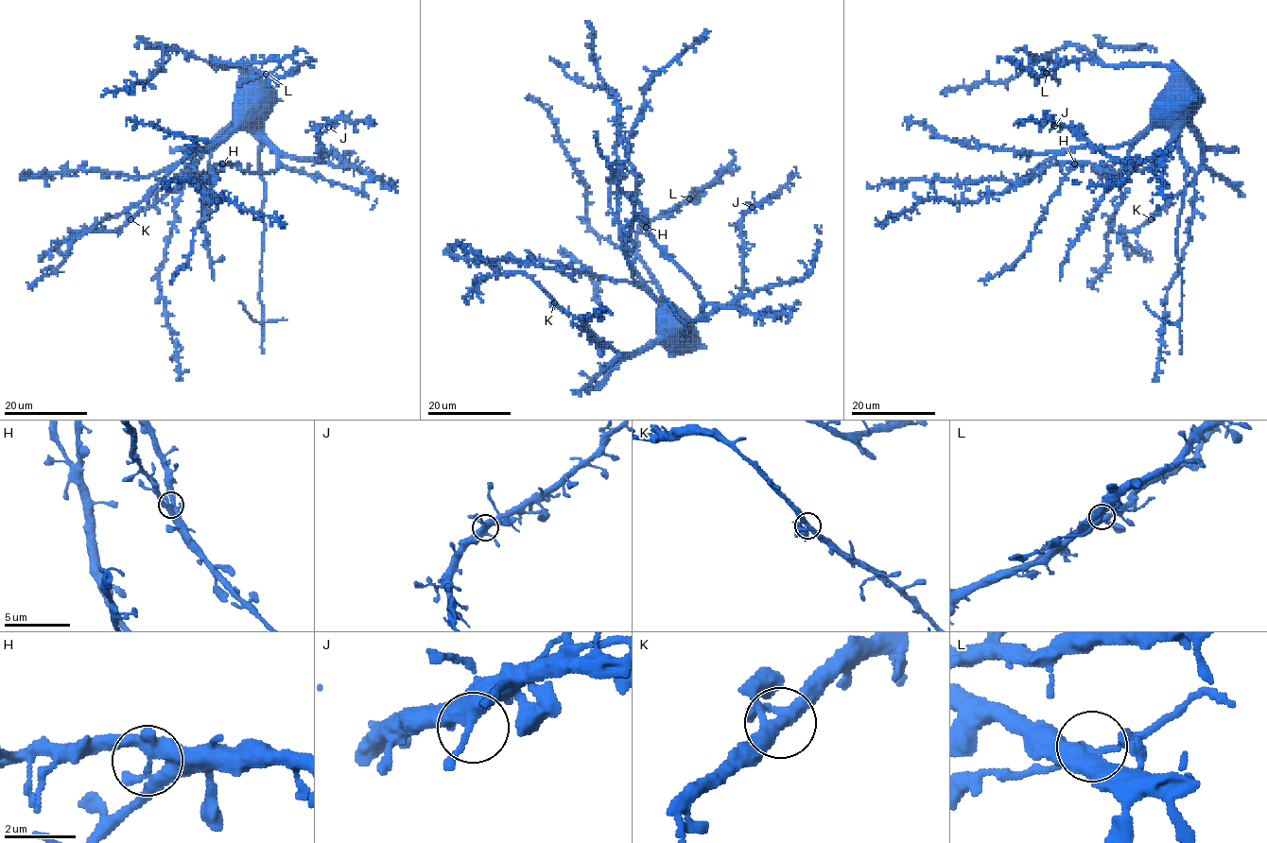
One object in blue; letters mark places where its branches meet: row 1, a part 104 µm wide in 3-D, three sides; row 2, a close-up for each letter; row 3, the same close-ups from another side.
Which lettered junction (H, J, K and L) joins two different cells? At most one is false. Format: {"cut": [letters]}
{"cut": []}

